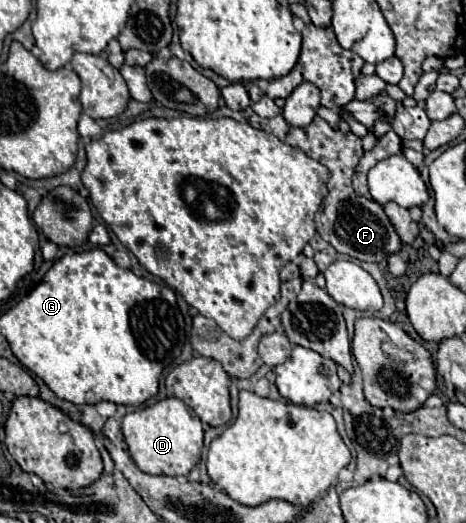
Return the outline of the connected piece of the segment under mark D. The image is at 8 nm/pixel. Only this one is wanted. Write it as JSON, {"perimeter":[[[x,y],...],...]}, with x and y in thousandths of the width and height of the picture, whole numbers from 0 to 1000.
{"perimeter":[[[358,759],[324,778],[273,790],[264,797],[260,828],[268,836],[277,870],[290,889],[320,908],[406,908],[406,901],[431,881],[436,862],[436,816],[431,801],[388,763]]]}

